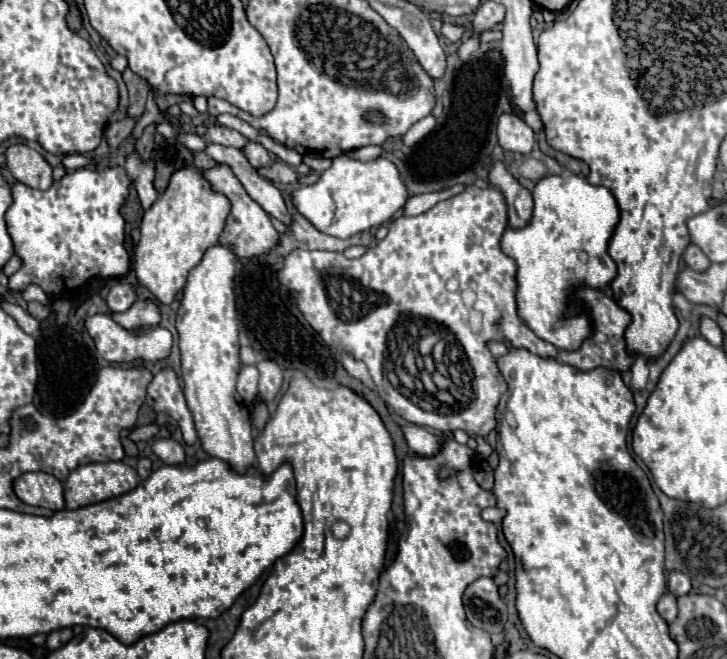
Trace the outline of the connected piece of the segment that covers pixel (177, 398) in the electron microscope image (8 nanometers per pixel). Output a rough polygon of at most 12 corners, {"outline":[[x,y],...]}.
{"outline":[[161,370],[147,388],[147,404],[171,414],[181,426],[185,444],[197,432],[185,404],[179,378]]}

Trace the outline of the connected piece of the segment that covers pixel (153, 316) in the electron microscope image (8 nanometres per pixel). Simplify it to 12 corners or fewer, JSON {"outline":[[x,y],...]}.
{"outline":[[137,300],[113,320],[127,330],[157,326],[159,306]]}

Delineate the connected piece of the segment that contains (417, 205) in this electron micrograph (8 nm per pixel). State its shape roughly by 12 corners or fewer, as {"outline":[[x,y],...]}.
{"outline":[[453,186],[437,194],[413,196],[405,204],[407,216],[417,216],[437,202],[461,192],[465,186]]}

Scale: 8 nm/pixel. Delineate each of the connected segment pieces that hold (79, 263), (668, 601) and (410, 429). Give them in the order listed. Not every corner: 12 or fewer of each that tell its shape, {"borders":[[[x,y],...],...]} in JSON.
{"borders":[[[121,166],[49,190],[13,184],[5,212],[21,268],[67,298],[131,268]],[[663,594],[657,610],[667,622],[677,618],[677,600]],[[421,426],[401,430],[407,446],[419,456],[441,448],[441,438]]]}

